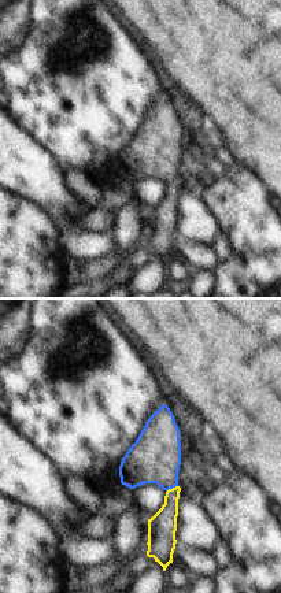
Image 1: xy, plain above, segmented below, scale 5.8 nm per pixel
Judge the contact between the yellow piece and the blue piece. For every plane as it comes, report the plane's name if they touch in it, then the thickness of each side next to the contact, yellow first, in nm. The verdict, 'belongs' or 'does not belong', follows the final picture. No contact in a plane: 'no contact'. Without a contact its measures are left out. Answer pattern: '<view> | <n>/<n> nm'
xy | 170/300 nm

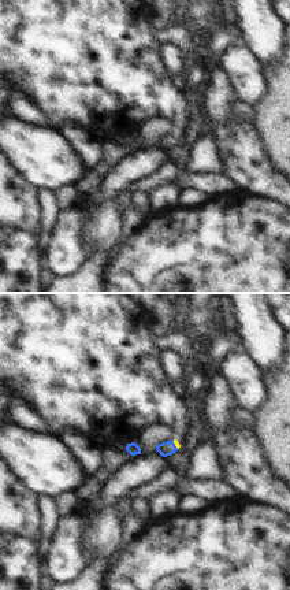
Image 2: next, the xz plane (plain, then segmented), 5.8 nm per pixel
xz | 30/80 nm

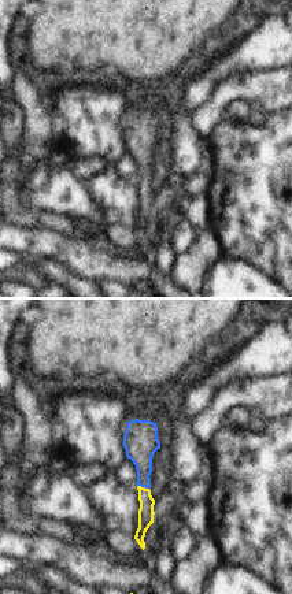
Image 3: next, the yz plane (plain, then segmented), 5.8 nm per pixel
yz | 100/190 nm

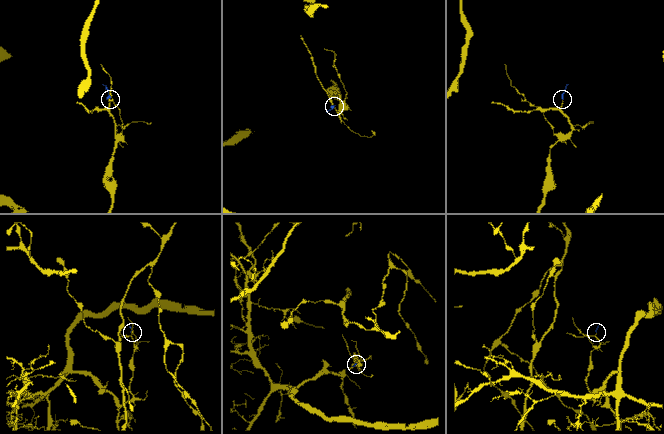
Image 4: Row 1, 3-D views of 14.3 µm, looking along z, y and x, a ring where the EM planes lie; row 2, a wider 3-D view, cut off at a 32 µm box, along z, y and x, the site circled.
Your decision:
belongs

